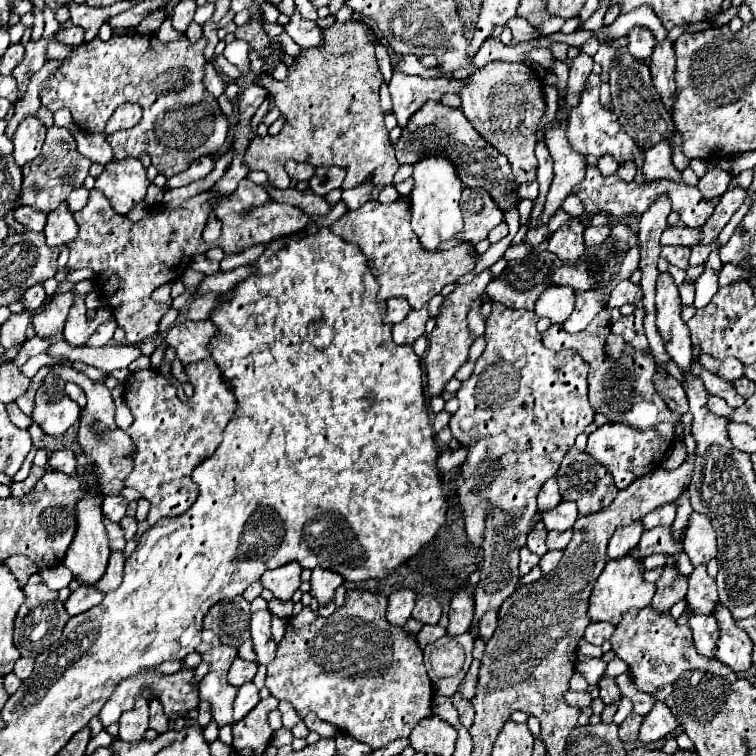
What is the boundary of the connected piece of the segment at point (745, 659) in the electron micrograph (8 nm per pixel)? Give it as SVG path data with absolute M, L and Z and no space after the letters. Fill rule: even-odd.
M720 603L716 609L718 609L716 619L720 625L720 639L714 649L716 659L720 659L724 665L734 669L736 673L748 671L752 667L752 647L754 647L752 641L736 625L728 607Z

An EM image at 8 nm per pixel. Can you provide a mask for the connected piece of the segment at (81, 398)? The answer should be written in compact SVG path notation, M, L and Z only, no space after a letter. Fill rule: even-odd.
M66 383L66 395L68 395L74 403L78 403L80 409L84 409L84 405L86 405L86 395L84 395L84 391L82 391L78 385Z

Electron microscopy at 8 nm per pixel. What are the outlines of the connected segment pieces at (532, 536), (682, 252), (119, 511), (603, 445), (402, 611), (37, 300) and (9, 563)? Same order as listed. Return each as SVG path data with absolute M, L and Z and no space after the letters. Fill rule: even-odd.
M540 521L540 523L534 527L534 531L528 533L528 543L526 543L526 547L528 547L532 553L536 553L536 555L542 557L542 555L548 551L548 547L546 547L546 535L548 535L548 531L544 529L544 523Z
M662 247L662 259L666 259L670 265L676 265L680 269L688 269L688 257L690 247Z
M106 495L104 503L102 503L102 513L112 523L120 523L122 517L126 515L126 507L128 507L128 501L124 497L120 497L120 495Z
M608 423L608 425L598 427L588 437L586 453L590 453L596 461L600 461L608 467L618 489L626 489L638 477L644 477L646 473L660 467L666 457L666 451L672 449L672 443L674 443L674 425L672 423L660 423L660 425L654 425L652 429L646 429L646 431L632 429L630 425Z
M400 589L396 593L392 593L388 597L388 621L392 621L392 625L400 625L404 627L404 623L410 619L410 613L414 609L414 599L416 593L412 589Z
M34 285L32 289L26 289L22 295L22 303L28 311L36 311L44 303L44 299L46 299L46 293L42 285Z
M12 555L12 557L8 557L8 559L4 561L4 565L14 573L14 577L18 579L18 583L20 583L22 587L26 585L26 581L28 581L28 577L30 577L32 573L38 573L34 561L28 561L28 557L24 557L24 555Z

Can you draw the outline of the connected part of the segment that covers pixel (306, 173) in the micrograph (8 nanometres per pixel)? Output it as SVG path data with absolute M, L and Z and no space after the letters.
M288 161L286 163L286 173L290 175L290 179L310 181L310 177L312 177L312 165L300 163L300 161Z

